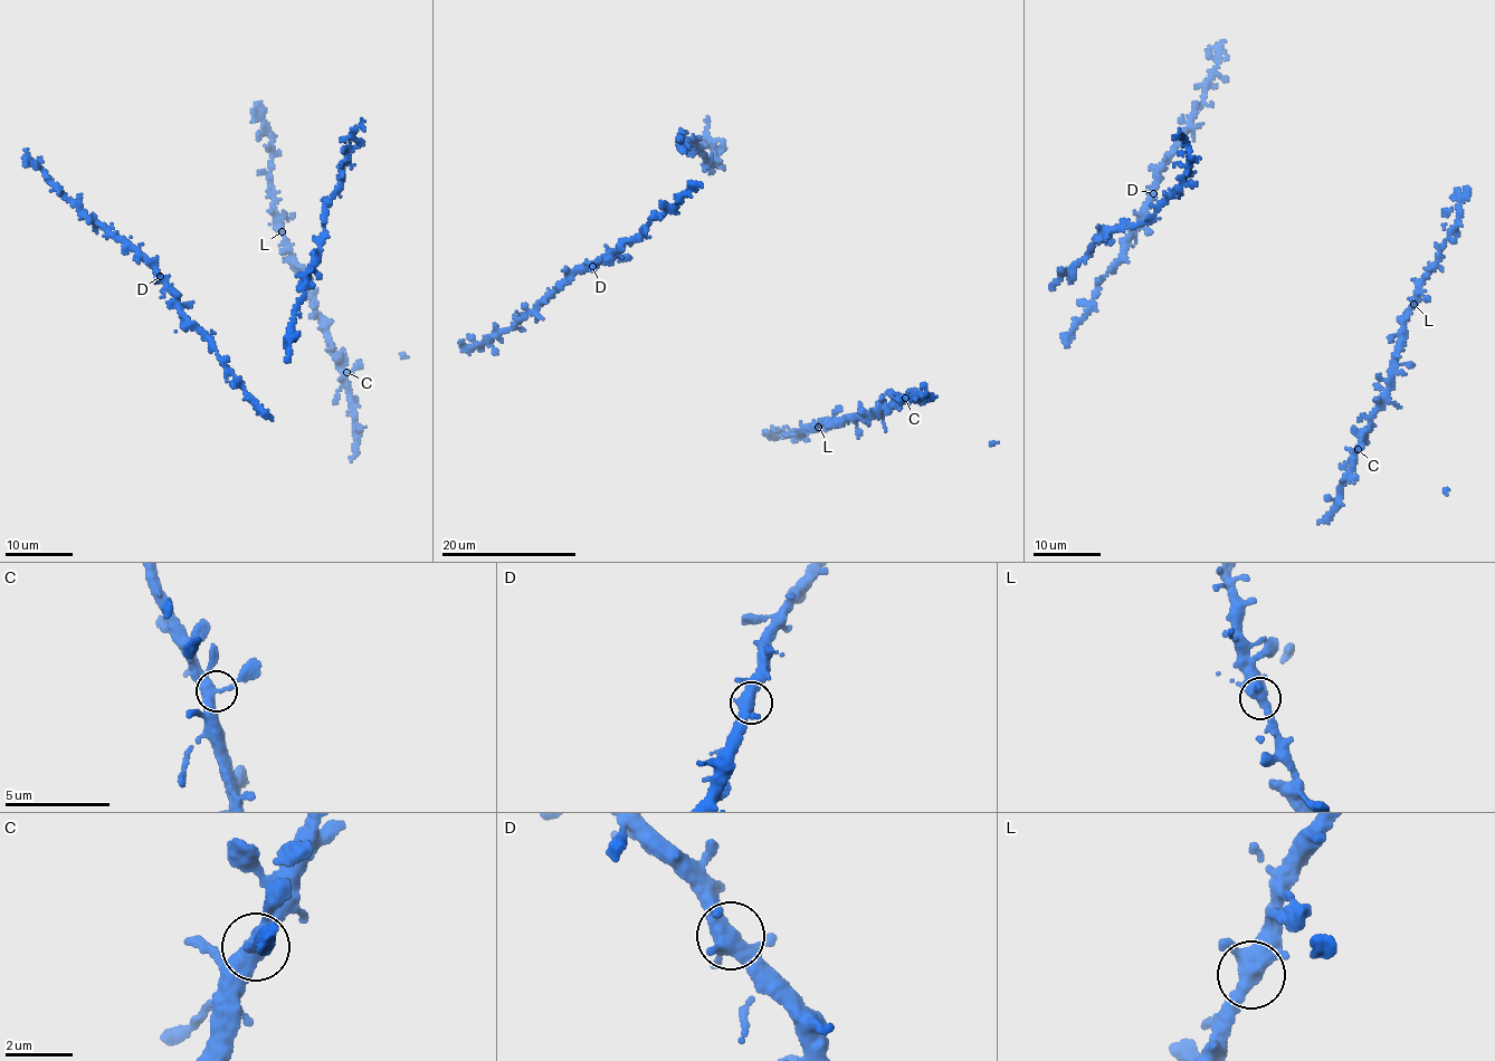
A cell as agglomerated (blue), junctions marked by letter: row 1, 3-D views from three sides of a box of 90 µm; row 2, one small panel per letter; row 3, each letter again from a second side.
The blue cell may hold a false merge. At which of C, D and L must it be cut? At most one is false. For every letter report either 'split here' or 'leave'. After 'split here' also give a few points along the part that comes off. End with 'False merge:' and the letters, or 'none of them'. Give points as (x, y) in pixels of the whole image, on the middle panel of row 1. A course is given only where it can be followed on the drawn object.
C: leave
D: leave
L: leave
False merge: none of them

